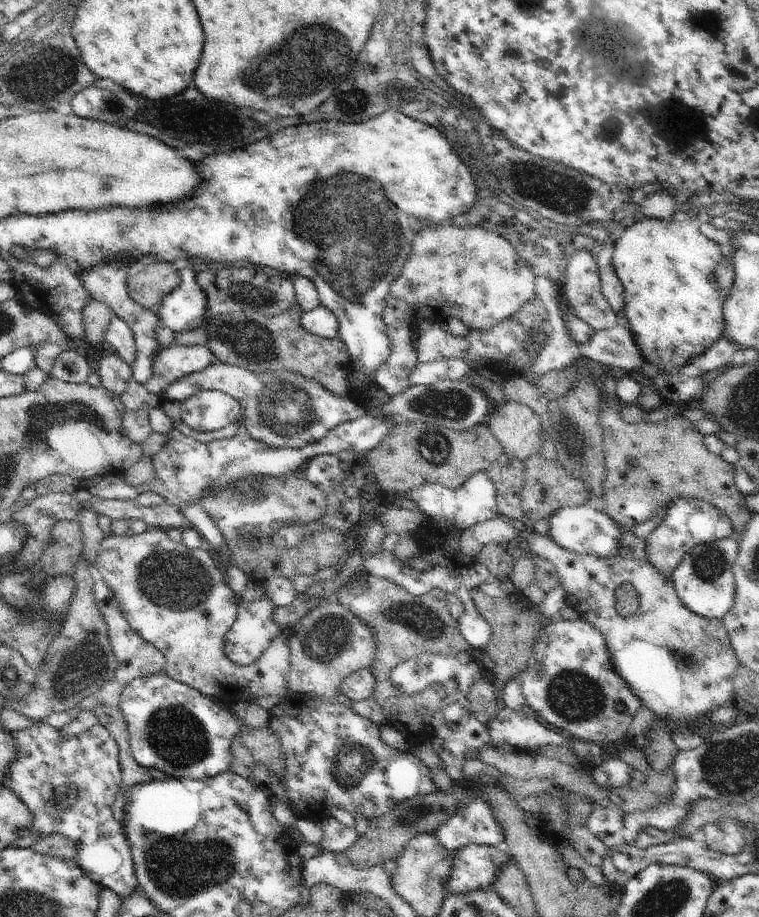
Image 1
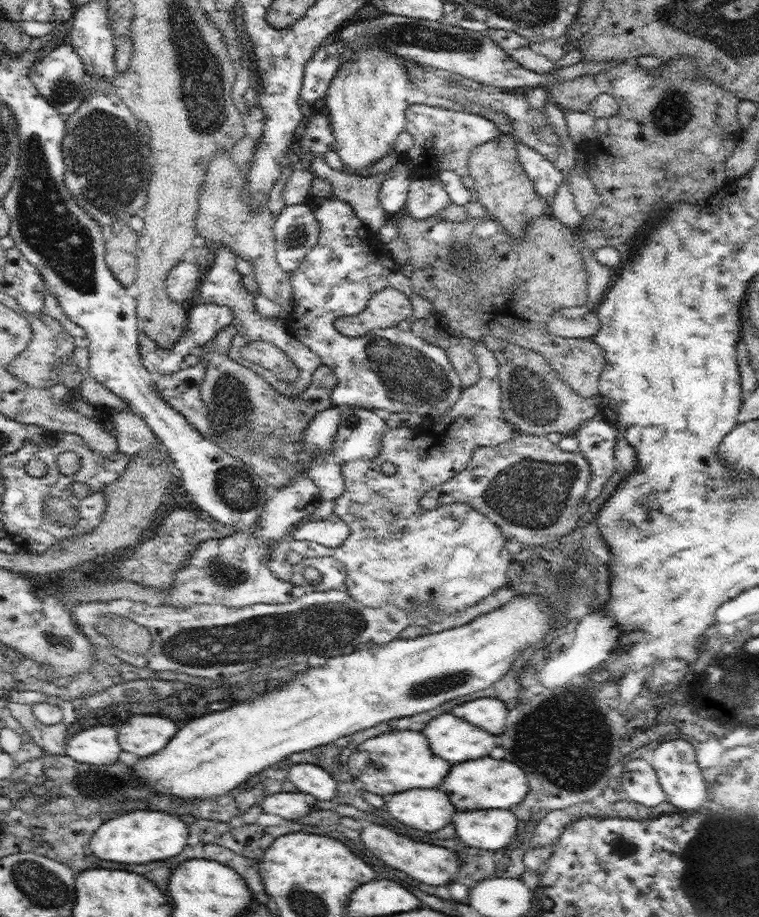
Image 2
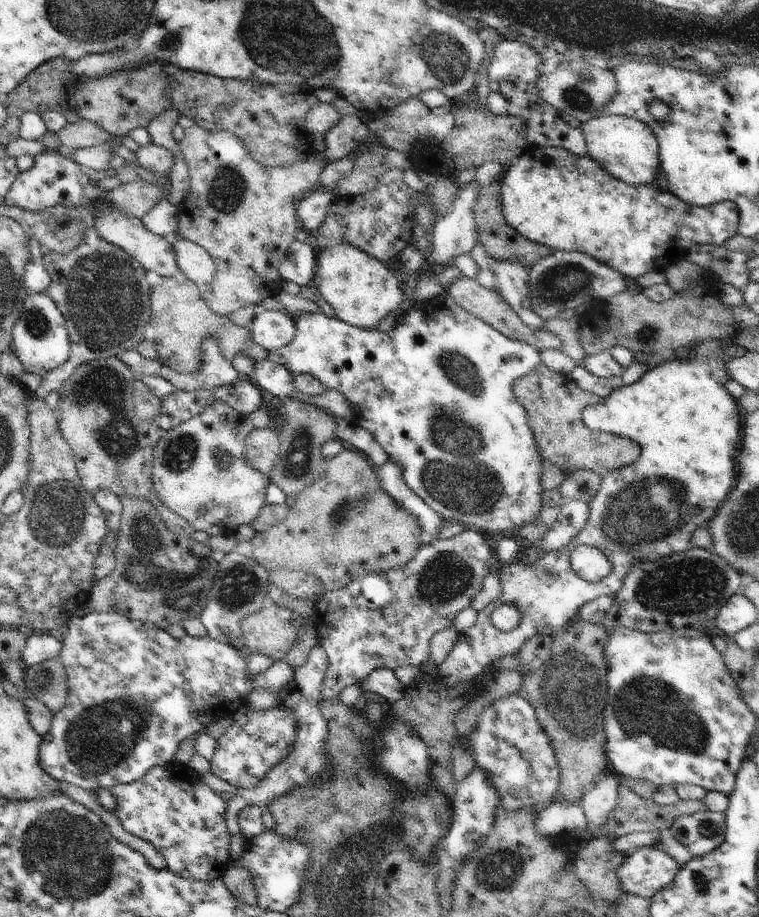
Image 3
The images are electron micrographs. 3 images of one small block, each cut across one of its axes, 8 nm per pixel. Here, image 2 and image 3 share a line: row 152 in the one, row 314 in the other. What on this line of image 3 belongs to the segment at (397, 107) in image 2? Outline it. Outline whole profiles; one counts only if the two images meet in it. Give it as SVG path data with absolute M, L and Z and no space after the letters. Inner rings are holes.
M347 242L330 248L317 249L316 270L310 286L333 307L337 318L358 328L371 329L390 312L397 312L406 300L402 293L399 273L389 269L381 260Z

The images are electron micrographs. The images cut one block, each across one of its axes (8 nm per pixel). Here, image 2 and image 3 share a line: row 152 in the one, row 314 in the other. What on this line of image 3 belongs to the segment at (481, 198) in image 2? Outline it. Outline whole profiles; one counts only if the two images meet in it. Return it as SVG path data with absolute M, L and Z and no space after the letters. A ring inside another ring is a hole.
M464 276L453 282L451 287L444 291L445 296L450 296L454 302L473 314L476 318L483 320L490 326L493 326L498 332L515 341L524 341L529 345L534 345L539 351L543 350L561 350L564 342L555 334L548 330L538 330L524 324L524 321L516 314L516 311L501 297L501 294L496 290L488 289L476 279L466 278Z

